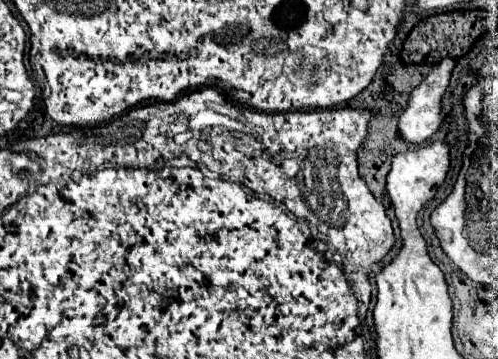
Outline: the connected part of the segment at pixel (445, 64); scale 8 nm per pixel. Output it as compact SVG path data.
M443 58L413 90L409 106L399 116L399 134L411 144L423 144L441 126L441 98L449 88L453 58Z

